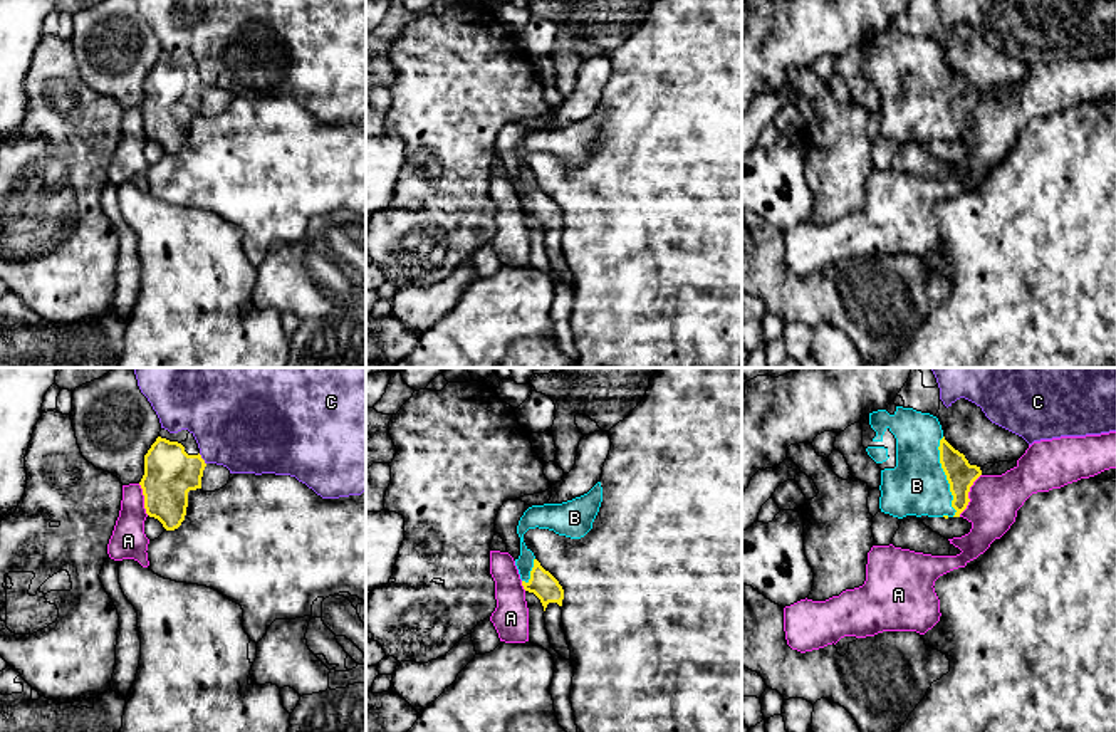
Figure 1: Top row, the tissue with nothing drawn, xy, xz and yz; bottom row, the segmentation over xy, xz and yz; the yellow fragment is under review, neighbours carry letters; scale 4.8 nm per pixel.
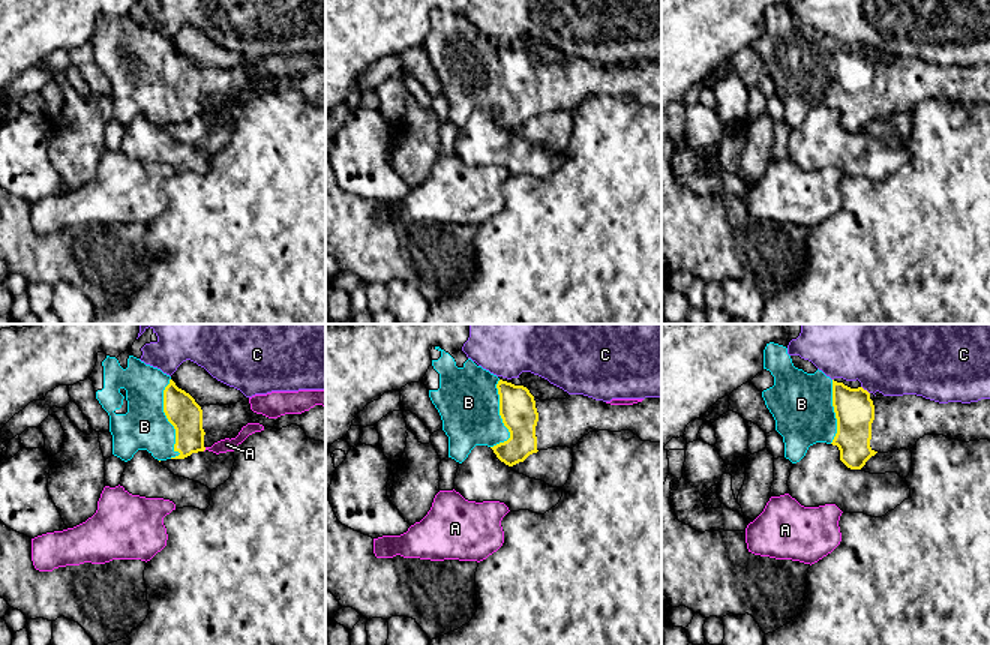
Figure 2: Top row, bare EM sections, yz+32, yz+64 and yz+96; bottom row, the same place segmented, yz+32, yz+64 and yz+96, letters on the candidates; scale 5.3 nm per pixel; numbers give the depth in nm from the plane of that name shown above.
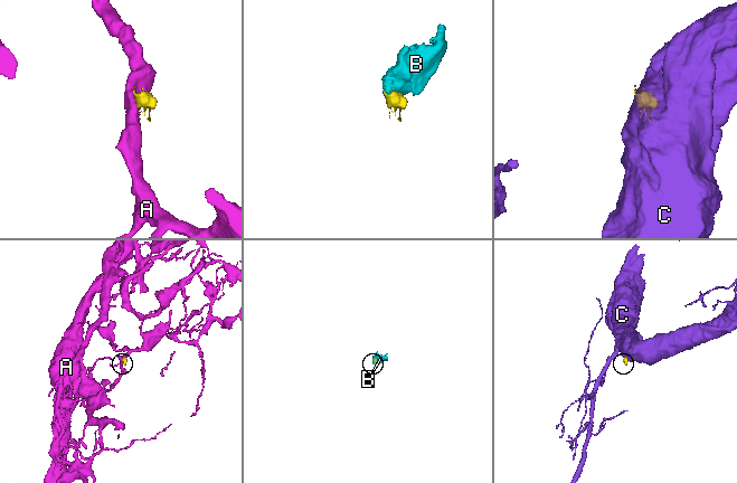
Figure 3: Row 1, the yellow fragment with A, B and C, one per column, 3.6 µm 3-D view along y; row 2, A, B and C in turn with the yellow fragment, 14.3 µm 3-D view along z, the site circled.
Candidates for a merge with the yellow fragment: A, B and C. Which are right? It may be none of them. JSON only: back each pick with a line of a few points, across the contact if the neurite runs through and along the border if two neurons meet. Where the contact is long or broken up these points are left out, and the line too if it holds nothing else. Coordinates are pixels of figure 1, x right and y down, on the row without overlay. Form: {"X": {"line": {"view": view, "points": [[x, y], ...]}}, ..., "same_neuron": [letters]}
{"B": {"line": {"view": "yz", "points": [[960, 99], [947, 101], [928, 103], [917, 109]]}}, "same_neuron": ["B"]}

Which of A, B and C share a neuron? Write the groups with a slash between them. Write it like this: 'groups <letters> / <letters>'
groups A / B / C

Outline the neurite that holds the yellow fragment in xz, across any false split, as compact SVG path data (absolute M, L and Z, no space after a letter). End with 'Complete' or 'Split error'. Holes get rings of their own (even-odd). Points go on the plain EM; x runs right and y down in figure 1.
M597 106L587 118L562 128L544 128L529 131L519 144L520 180L515 183L522 210L534 217L544 230L545 254L552 272L566 284L571 274L562 254L564 213L559 205L545 195L525 170L524 158L529 153L549 153L571 163L584 161L591 153L602 126L602 111Z. Split error

